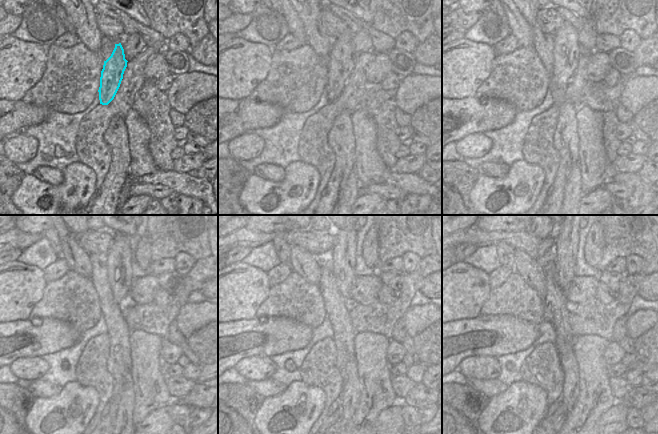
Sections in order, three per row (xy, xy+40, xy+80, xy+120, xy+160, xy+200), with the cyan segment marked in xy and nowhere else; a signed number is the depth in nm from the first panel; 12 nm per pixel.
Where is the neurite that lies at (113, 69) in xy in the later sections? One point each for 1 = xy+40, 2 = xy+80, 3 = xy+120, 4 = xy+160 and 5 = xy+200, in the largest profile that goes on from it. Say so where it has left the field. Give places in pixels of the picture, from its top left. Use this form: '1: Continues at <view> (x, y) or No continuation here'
1: Continues at xy+40 (341, 57)
2: Continues at xy+80 (566, 53)
3: Continues at xy+120 (118, 260)
4: Continues at xy+160 (343, 254)
5: Continues at xy+200 (567, 243).

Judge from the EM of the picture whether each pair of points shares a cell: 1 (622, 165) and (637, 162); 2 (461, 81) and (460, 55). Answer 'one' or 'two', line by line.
1: one
2: one

